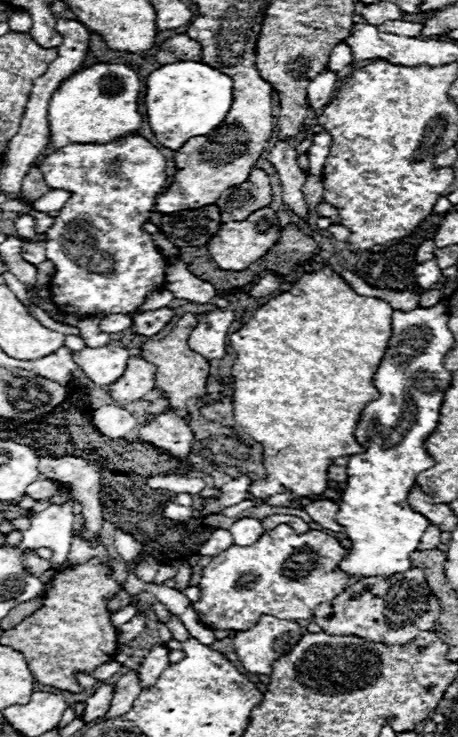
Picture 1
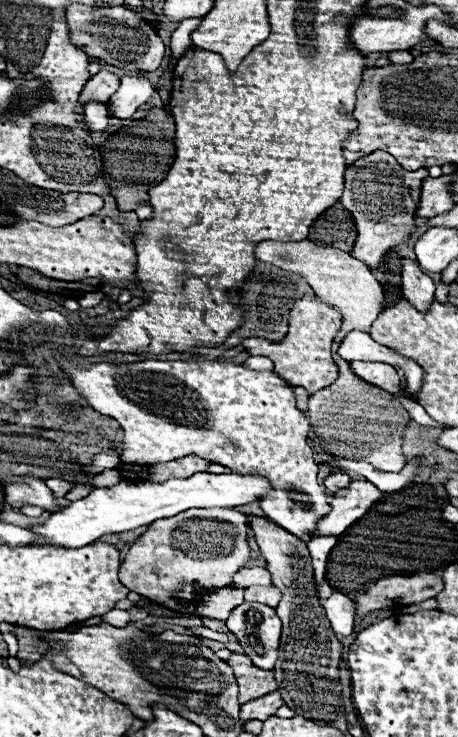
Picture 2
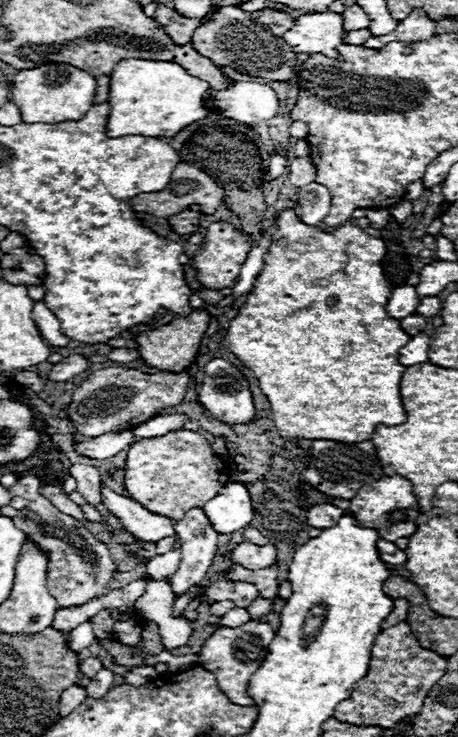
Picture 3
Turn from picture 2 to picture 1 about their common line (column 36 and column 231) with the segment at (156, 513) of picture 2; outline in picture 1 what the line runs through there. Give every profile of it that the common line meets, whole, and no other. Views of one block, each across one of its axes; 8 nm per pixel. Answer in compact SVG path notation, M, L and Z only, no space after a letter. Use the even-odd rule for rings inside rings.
M240 518L230 526L230 534L234 538L234 544L250 546L264 534L264 528L256 518Z

